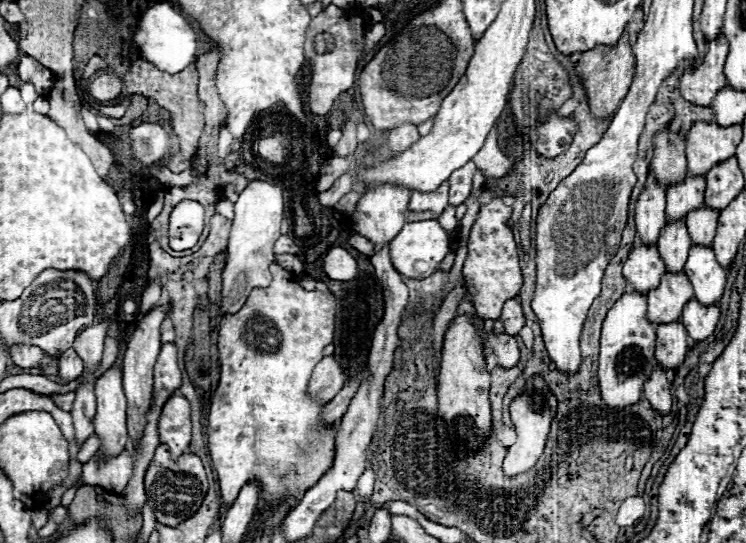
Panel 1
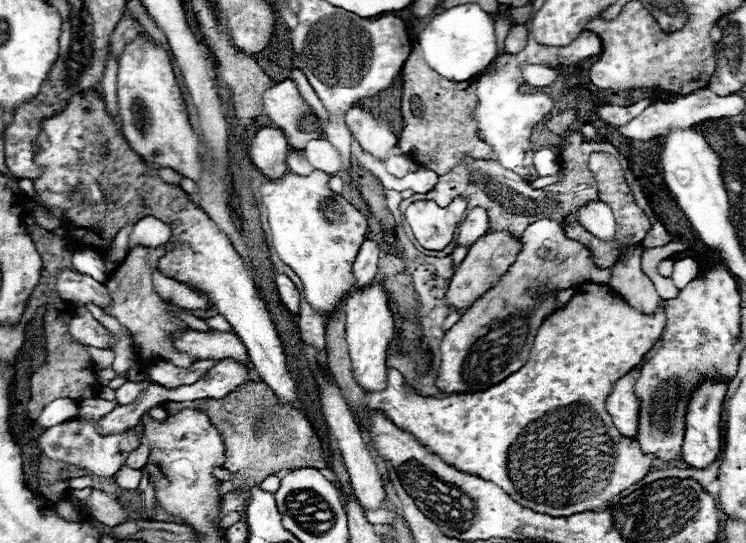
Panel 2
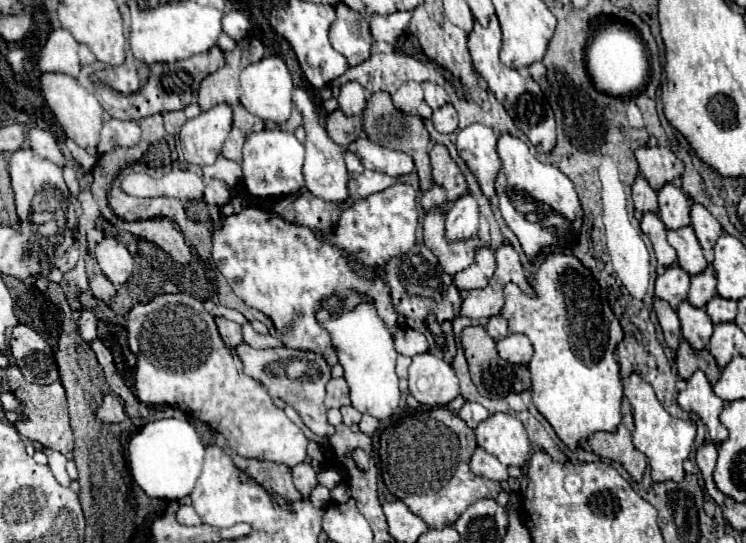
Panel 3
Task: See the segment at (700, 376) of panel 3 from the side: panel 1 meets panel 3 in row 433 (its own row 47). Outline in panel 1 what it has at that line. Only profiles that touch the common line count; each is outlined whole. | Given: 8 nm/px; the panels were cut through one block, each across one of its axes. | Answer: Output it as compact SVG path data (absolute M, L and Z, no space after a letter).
M722 34L710 40L710 48L702 64L694 64L682 72L680 92L684 100L698 106L712 104L716 92L726 86L726 78L724 78L726 54L728 54L728 40Z

